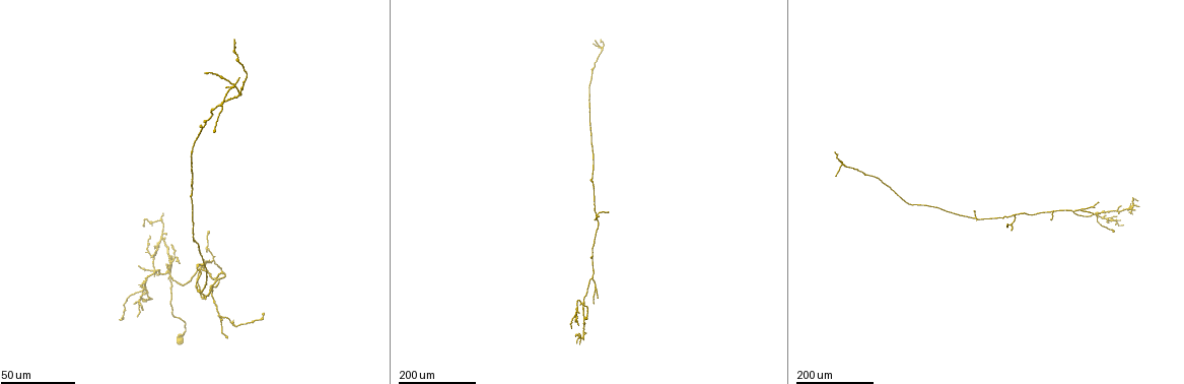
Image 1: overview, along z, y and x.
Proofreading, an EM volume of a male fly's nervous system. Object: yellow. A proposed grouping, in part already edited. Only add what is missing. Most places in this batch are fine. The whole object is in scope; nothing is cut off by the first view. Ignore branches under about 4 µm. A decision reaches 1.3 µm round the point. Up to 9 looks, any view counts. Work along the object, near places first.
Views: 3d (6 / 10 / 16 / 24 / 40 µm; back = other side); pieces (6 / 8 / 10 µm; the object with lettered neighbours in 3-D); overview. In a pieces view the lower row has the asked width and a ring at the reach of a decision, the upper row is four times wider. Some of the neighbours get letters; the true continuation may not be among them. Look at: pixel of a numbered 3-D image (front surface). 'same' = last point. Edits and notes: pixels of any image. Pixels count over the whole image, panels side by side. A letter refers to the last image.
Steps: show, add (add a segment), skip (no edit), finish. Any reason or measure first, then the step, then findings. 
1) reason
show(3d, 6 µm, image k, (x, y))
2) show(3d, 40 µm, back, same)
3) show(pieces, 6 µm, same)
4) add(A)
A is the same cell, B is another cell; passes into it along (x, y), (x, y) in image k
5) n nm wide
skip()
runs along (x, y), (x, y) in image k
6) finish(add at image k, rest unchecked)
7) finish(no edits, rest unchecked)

long arm stops here
show(3d, 40 µm, image 1, (575, 343))

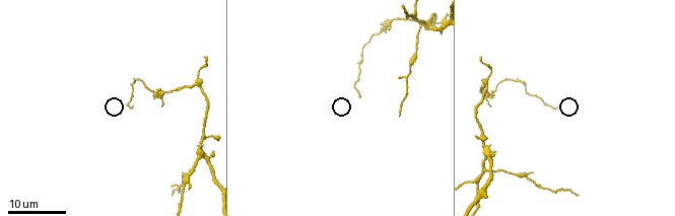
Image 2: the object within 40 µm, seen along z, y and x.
see the neighbours
show(pieces, 10 µm, image 2, (361, 95))

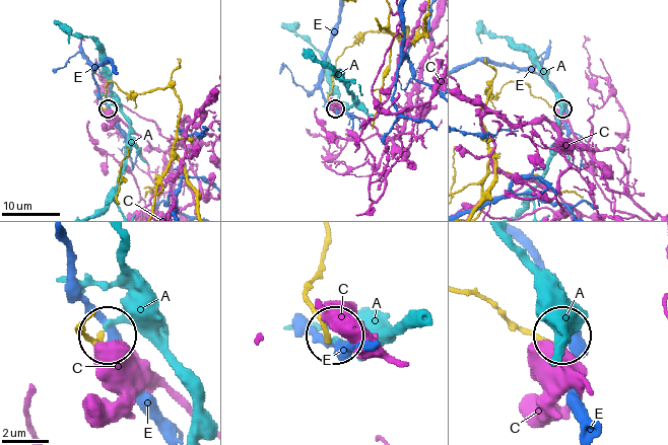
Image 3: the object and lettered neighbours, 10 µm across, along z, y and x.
skip()
A, C and E are other cells; runs along (329, 239), (321, 274), (308, 297), (327, 336) in image 3; none of them fits

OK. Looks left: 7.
tapers out
show(3d, 16 µm, image 2, (576, 196))

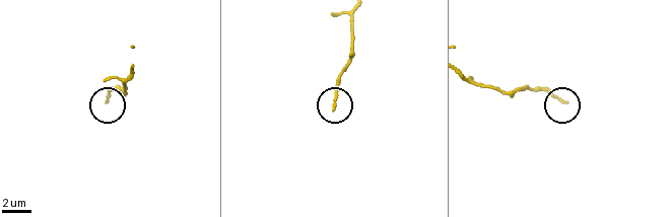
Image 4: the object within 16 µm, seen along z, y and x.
show(pieces, 8 µm, image 4, (336, 107))

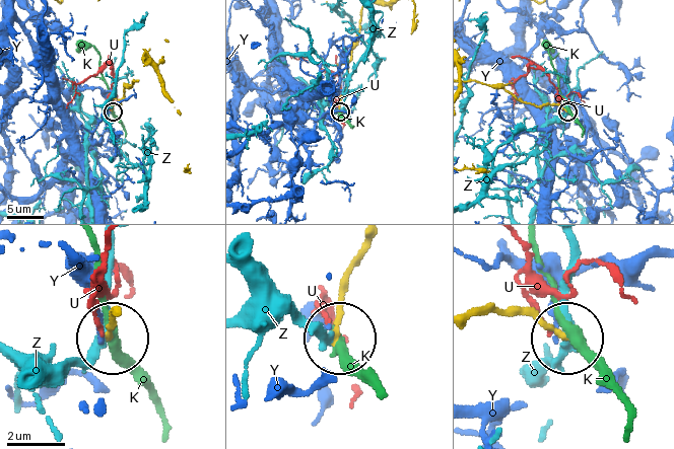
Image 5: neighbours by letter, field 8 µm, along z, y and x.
skip()
K, U, Y and Z are other cells; runs along (368, 245), (351, 267), (335, 338) in image 5; no lettered segment goes on from it

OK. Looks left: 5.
an open end
show(3d, 24 µm, image 1, (1122, 205))

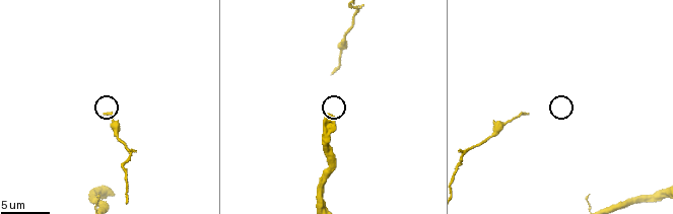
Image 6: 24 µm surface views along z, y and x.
show(pieces, 8 µm, image 6, (526, 115))

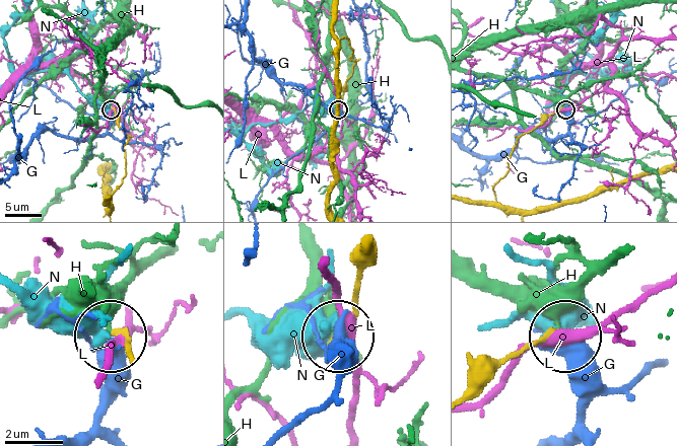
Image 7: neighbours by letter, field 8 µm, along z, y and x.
190 nm wide
skip()
G, H, L and N are other cells; runs along (473, 395), (509, 361), (564, 331) in image 7; no lettered segment goes on from it

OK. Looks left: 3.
end of a long branch
show(3d, 24 µm, image 1, (1117, 217))

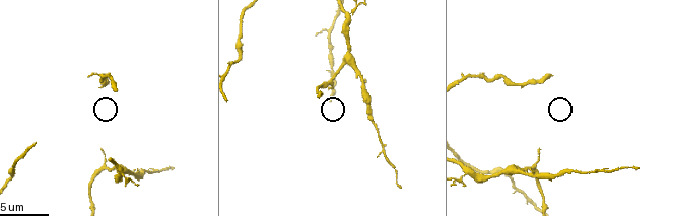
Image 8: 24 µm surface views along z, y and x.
see the neighbours
show(pieces, 8 µm, image 8, (549, 77))

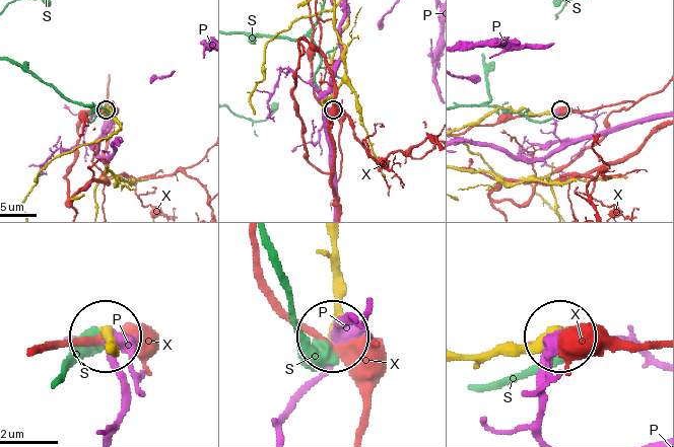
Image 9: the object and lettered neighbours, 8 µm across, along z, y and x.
skip()
P, S and X are other cells; none of them fits

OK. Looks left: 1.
finish(no edits, rest unchecked)

